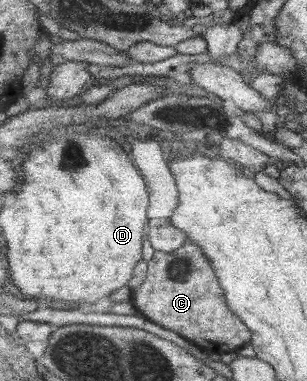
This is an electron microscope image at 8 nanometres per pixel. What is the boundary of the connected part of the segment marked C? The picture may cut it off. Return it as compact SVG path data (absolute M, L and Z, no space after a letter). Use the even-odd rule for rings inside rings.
M188 240L185 246L172 253L156 251L148 263L147 278L139 288L134 289L132 304L151 322L167 328L167 330L174 330L209 353L237 352L242 346L251 342L251 330L229 310L225 292L223 292L217 276L213 276L213 268L209 264L209 259L195 242Z

